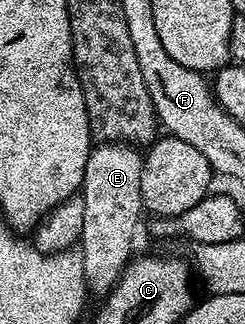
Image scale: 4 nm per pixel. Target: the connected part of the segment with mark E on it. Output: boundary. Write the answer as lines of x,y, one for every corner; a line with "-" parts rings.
103,142
92,147
89,158
85,162
81,189
81,194
85,198
85,226
81,226
77,254
83,263
83,280
87,283
88,293
92,297
106,297
133,259
131,247
135,244
135,231
139,228
139,215
144,215
145,212
141,198
143,158
144,153
138,147
126,142

